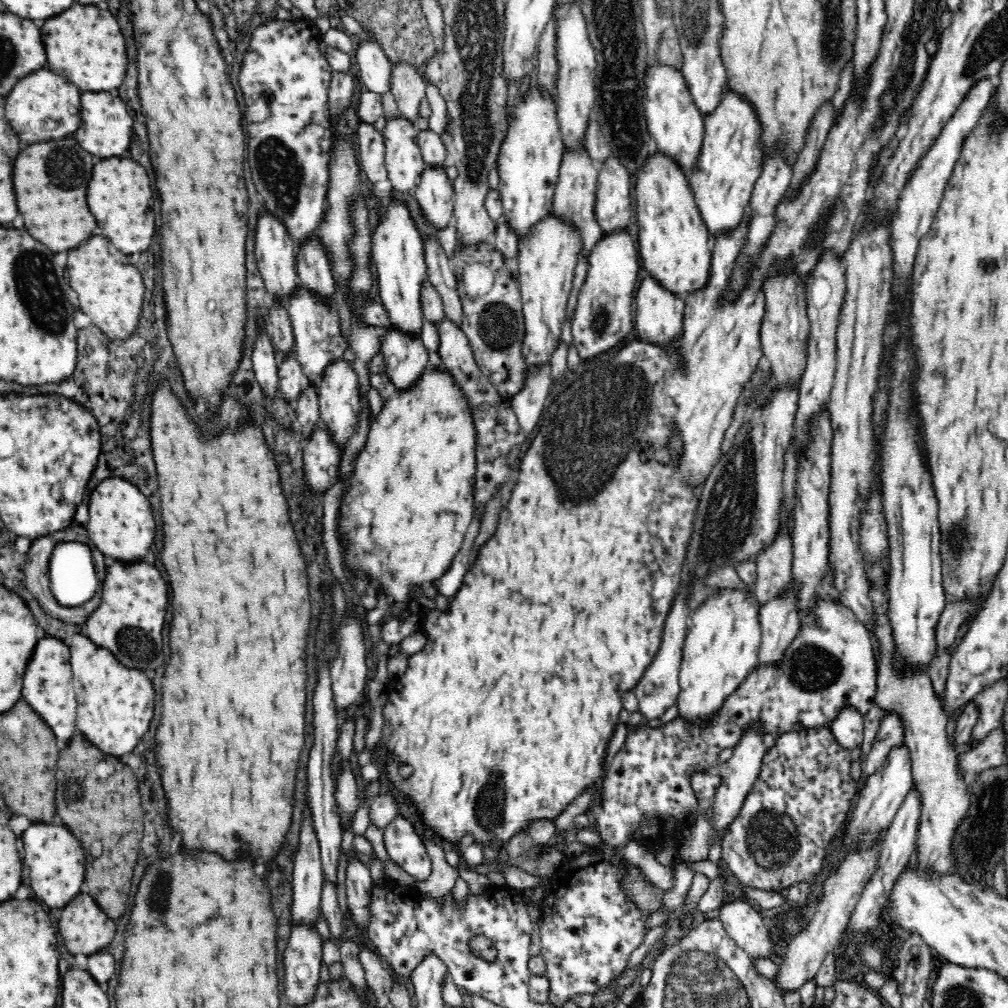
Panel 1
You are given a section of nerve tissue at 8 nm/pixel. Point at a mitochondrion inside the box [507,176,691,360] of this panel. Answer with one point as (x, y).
(599, 320)

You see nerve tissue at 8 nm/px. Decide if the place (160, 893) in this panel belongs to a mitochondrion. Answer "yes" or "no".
yes

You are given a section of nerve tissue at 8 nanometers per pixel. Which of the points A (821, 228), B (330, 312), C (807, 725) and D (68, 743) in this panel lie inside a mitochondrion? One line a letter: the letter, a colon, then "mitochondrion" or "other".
A: mitochondrion
B: mitochondrion
C: other
D: other

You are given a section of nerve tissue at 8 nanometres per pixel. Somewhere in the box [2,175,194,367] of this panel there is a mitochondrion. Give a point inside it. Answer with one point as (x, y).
(40, 289)

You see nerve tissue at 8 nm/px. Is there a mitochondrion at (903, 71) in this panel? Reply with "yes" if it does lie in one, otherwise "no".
yes

